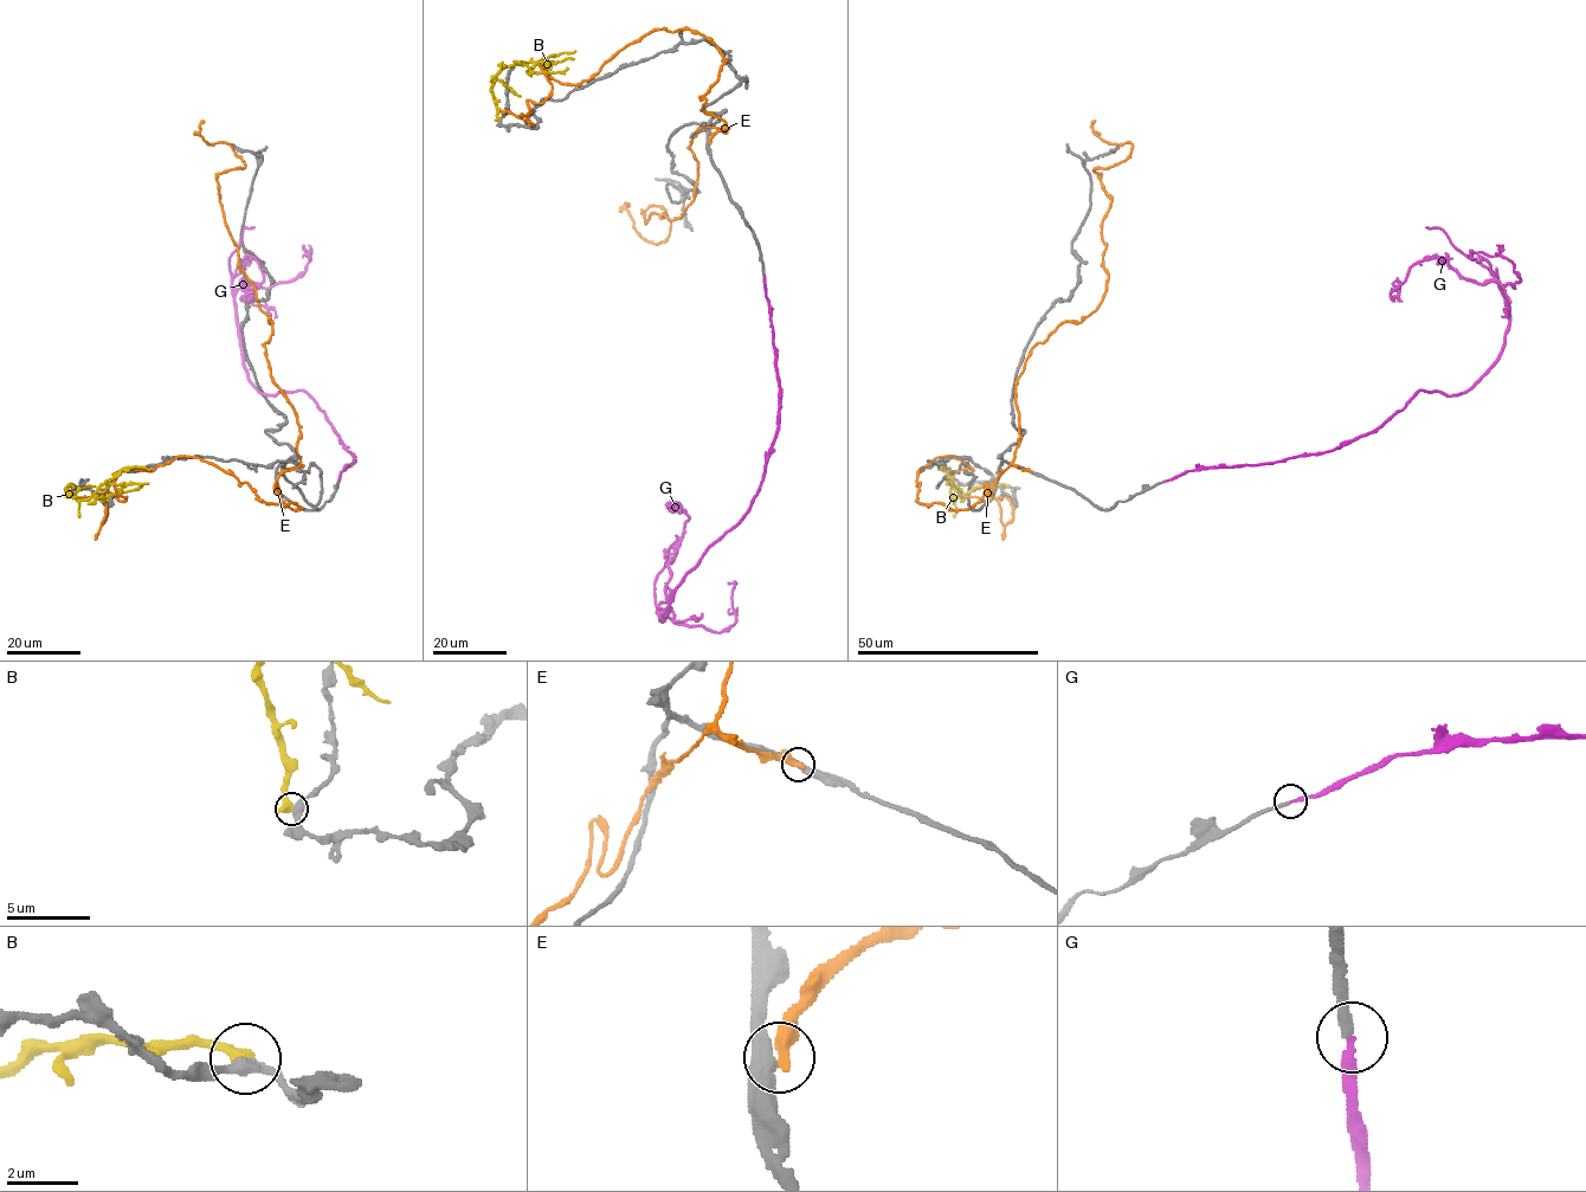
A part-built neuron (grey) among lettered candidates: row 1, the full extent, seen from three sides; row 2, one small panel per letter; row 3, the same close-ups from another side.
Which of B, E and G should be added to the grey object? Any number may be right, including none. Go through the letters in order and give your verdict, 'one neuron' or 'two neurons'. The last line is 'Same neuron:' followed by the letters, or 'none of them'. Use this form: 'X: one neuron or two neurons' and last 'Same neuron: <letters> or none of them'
B: two neurons
E: two neurons
G: one neuron
Same neuron: G

